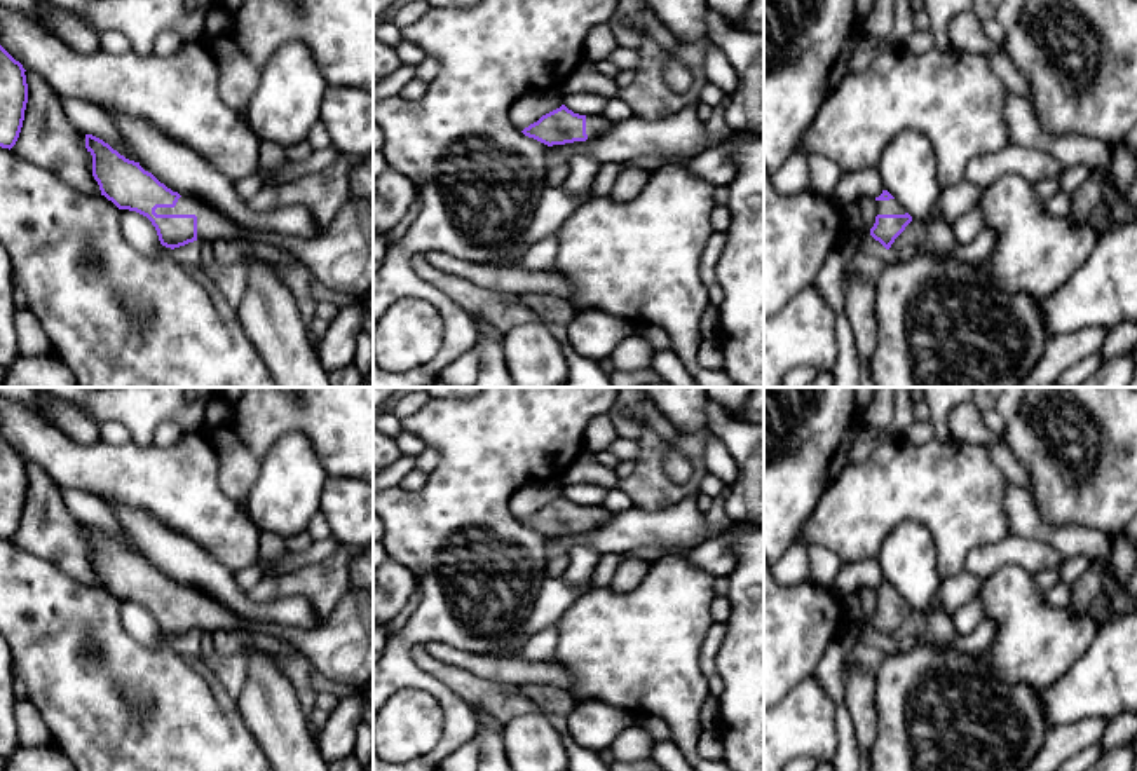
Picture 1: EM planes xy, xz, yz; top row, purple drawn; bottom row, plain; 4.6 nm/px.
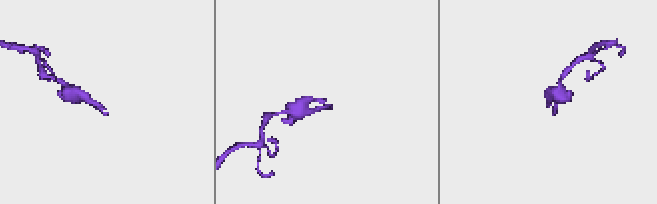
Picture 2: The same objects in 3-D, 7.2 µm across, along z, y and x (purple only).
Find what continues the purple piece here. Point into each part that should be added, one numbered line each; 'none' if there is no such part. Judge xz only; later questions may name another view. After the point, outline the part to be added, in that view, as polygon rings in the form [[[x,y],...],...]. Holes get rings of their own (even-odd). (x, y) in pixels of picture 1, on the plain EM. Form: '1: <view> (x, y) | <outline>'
1: xz (595, 515) | [[[586,506],[586,525],[588,530],[602,527],[610,520],[614,513],[607,511],[603,506]]]

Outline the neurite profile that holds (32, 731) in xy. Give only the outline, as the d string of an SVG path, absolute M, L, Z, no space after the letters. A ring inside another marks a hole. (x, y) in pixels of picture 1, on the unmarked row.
M16 699L16 724L17 724L17 736L21 747L42 747L45 743L52 743L51 733L45 727L45 722L40 712L33 706L33 703L24 699Z

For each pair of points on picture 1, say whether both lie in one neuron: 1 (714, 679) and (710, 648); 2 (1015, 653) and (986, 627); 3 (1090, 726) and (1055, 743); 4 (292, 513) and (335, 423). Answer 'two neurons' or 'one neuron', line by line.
1: one neuron
2: two neurons
3: one neuron
4: two neurons

